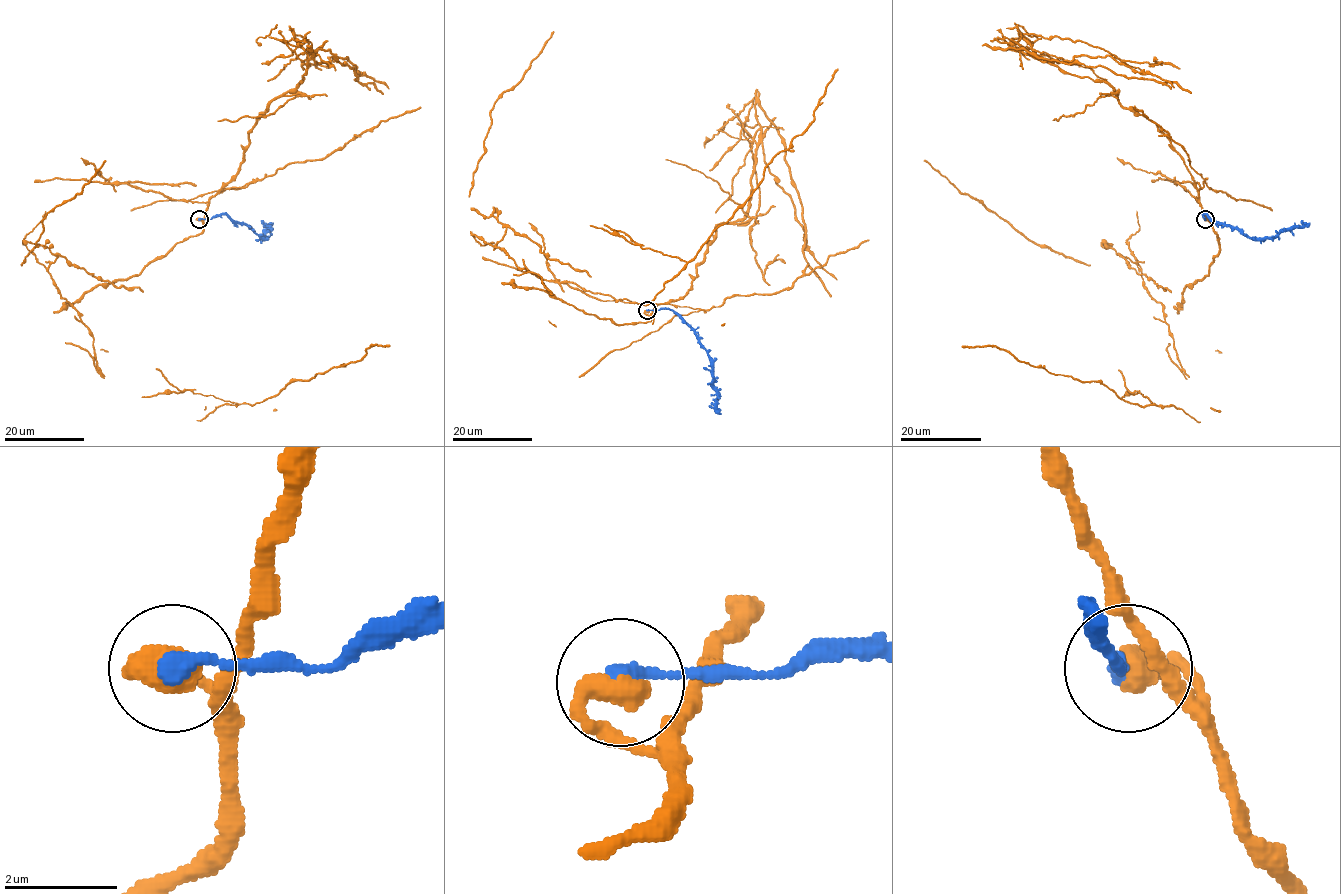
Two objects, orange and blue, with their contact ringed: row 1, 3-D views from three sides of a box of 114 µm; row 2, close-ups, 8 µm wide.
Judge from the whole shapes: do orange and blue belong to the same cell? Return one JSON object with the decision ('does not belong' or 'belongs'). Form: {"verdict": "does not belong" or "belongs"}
{"verdict": "does not belong"}

